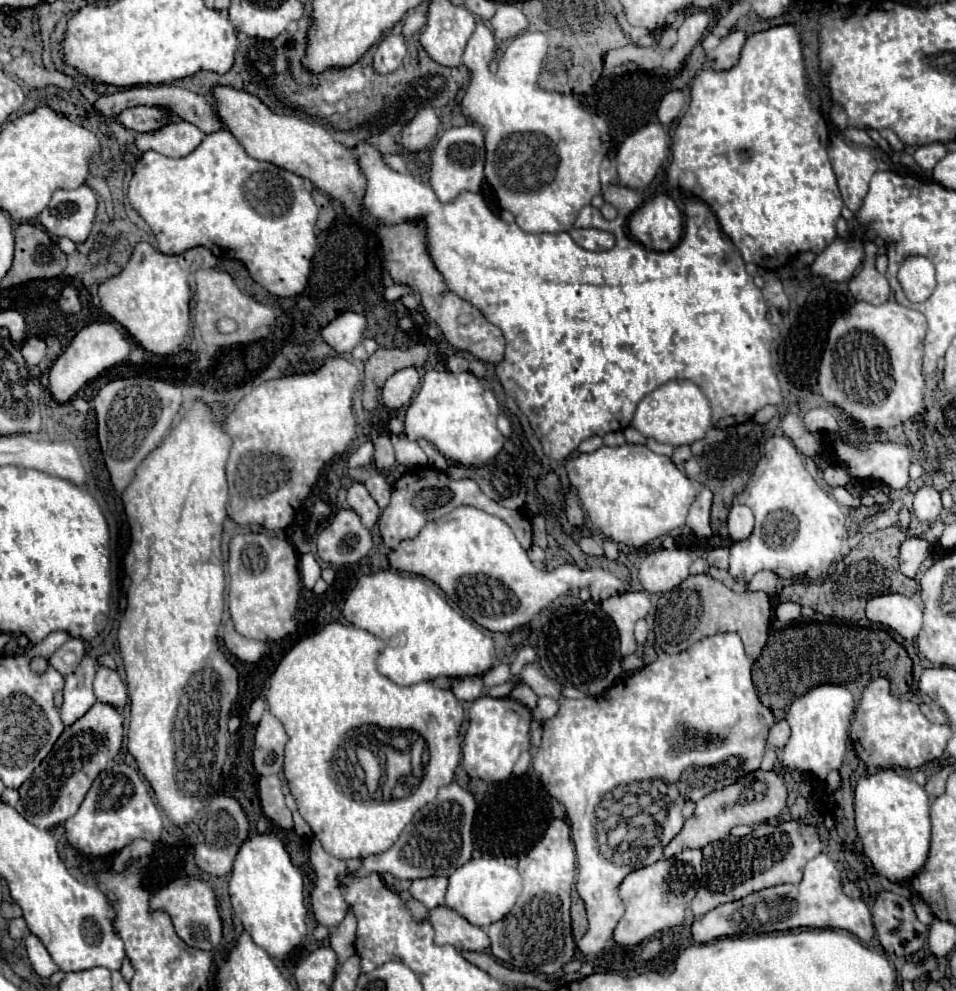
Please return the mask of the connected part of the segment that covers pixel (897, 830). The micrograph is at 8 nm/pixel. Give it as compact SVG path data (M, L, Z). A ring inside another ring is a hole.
M879 769L855 787L855 825L863 853L891 883L905 883L923 871L931 847L931 802L927 791L893 769Z

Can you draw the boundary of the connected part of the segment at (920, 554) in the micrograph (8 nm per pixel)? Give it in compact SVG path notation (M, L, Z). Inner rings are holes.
M911 537L907 541L901 543L901 555L899 555L899 563L901 563L901 573L905 577L915 579L921 563L929 557L929 543L917 537Z

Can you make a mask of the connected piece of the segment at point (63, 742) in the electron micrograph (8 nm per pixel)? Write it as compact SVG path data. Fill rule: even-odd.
M97 701L79 721L75 721L71 727L65 727L65 731L61 733L61 737L57 739L57 743L53 745L51 753L41 761L41 765L31 773L31 777L19 787L19 803L17 803L17 811L33 825L37 825L39 829L51 829L55 825L65 823L69 817L75 815L75 811L79 809L85 793L89 791L91 783L95 781L95 777L105 769L103 763L103 755L117 755L121 749L121 741L123 741L123 709L113 707L109 703L101 703Z

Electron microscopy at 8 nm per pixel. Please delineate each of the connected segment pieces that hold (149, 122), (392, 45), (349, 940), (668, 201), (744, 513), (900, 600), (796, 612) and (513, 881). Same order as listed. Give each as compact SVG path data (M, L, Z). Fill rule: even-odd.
M131 107L125 109L123 113L119 113L119 121L133 131L155 131L161 127L161 119L165 117L165 113L157 107Z
M387 33L377 45L377 51L373 57L373 67L379 73L391 73L403 63L405 55L407 55L407 45L403 43L401 35Z
M347 913L345 919L341 921L341 925L329 935L329 947L337 953L337 959L339 959L339 965L337 965L335 973L339 973L343 961L347 961L347 957L351 957L351 953L353 953L355 927L357 927L355 917L351 913Z
M668 192L655 194L629 221L631 235L655 251L667 251L679 243L683 229L682 212Z
M735 503L729 511L729 519L727 519L727 527L729 527L729 535L733 541L741 541L747 539L753 531L755 525L755 517L751 513L751 509L747 505L739 505Z
M879 595L867 601L867 619L887 625L903 639L915 639L923 625L923 607L919 599L905 595Z
M781 603L777 609L775 609L775 617L783 623L789 623L789 621L795 621L801 617L801 607L795 605L795 603Z
M471 859L449 877L445 903L449 909L471 921L471 925L485 929L487 925L503 919L513 909L519 893L521 875L515 867L503 865L497 859Z

